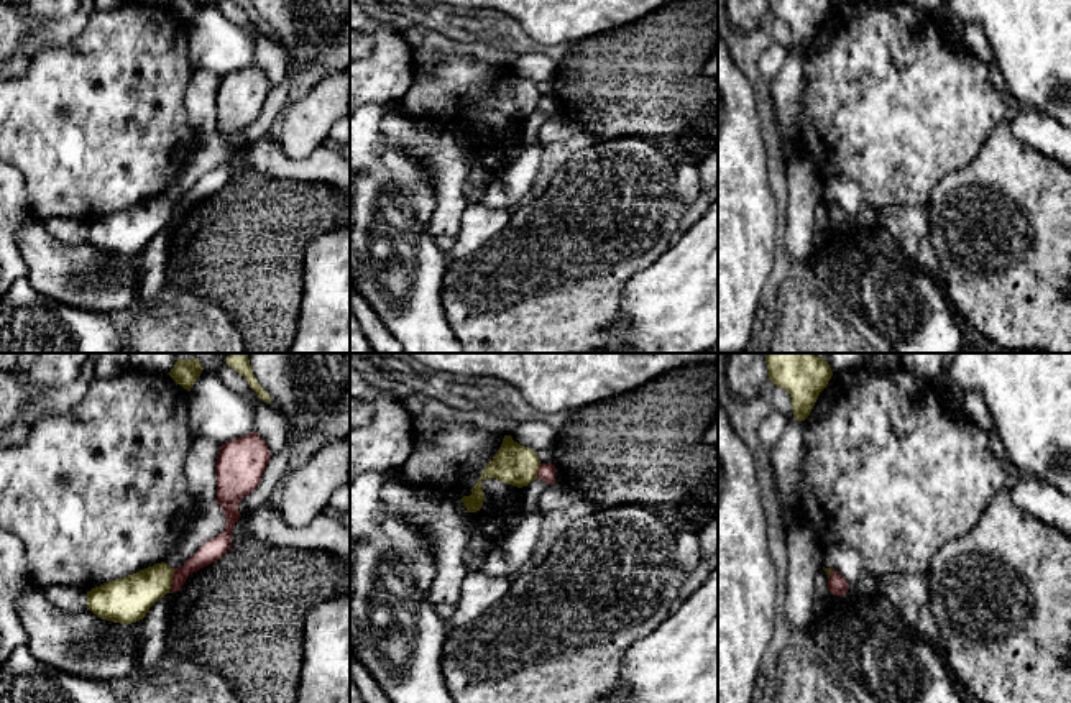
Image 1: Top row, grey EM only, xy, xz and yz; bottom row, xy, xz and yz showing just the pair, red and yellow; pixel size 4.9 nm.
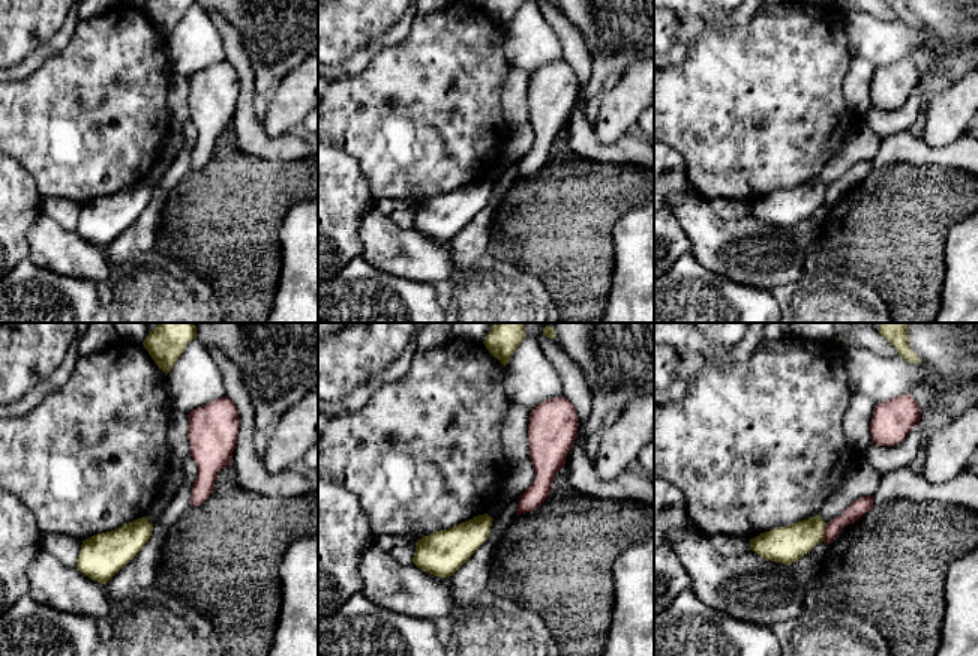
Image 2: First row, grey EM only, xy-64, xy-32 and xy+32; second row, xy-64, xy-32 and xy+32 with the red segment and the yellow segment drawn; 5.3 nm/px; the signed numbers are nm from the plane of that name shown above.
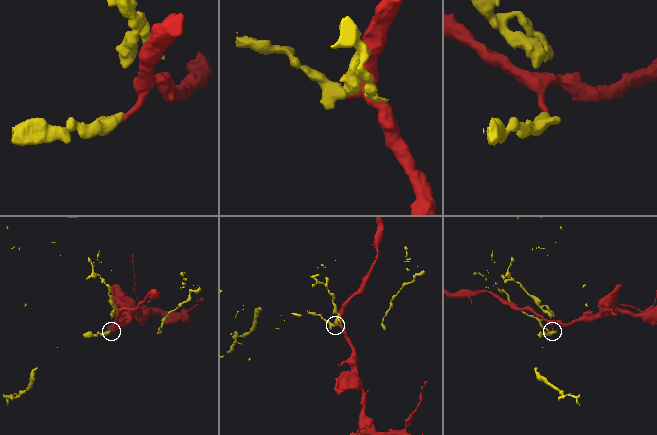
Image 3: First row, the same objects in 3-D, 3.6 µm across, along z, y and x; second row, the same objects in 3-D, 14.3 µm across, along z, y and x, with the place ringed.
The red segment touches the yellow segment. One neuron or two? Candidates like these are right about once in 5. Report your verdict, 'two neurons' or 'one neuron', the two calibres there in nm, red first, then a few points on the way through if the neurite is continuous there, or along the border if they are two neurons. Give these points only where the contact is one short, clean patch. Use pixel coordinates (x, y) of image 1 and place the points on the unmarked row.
two neurons | 110/220 nm | along xy (174, 201), (170, 220)

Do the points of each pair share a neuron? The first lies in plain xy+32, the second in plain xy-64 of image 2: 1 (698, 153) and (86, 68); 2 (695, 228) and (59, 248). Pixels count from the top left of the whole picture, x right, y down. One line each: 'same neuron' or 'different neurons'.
1: same neuron
2: same neuron

